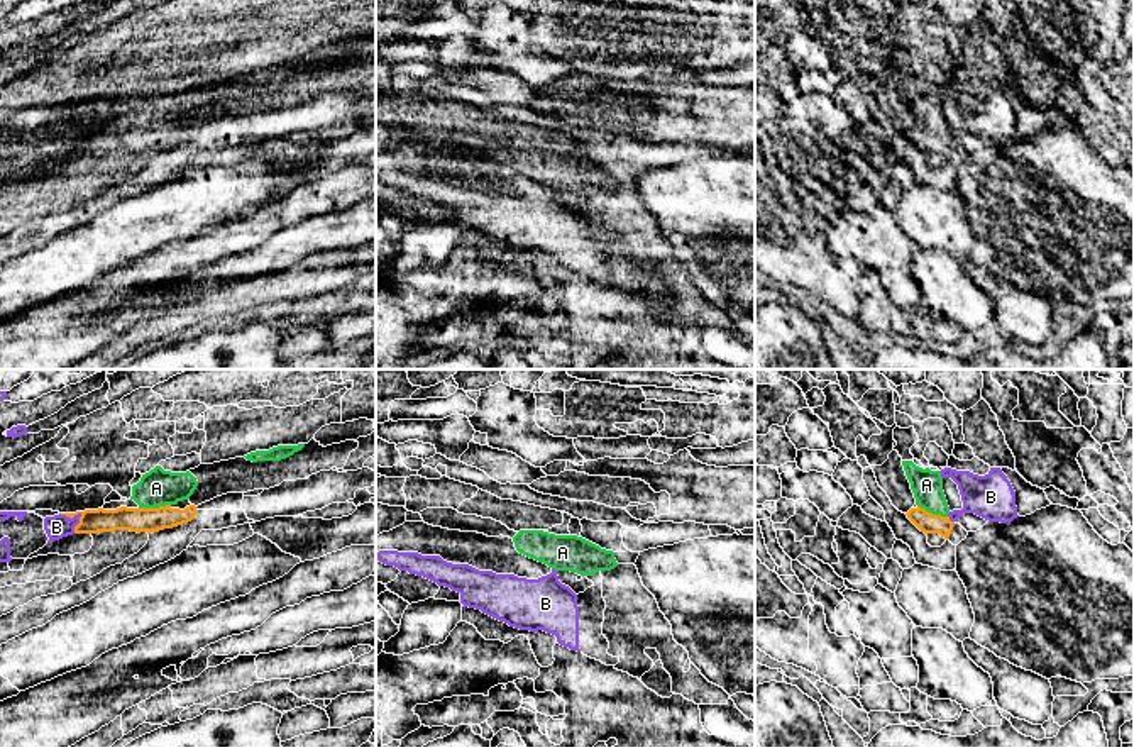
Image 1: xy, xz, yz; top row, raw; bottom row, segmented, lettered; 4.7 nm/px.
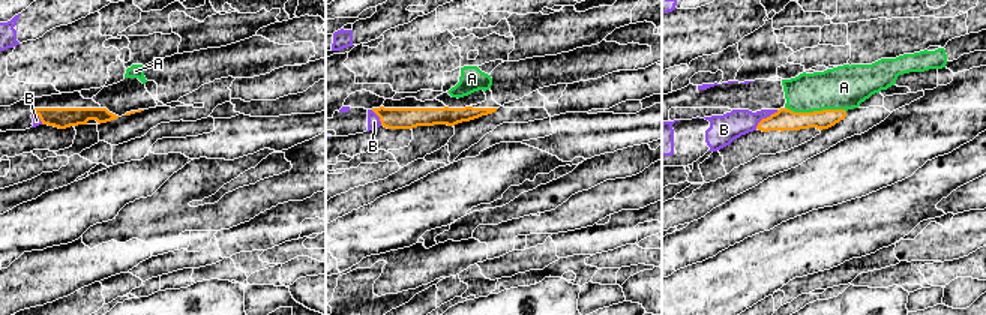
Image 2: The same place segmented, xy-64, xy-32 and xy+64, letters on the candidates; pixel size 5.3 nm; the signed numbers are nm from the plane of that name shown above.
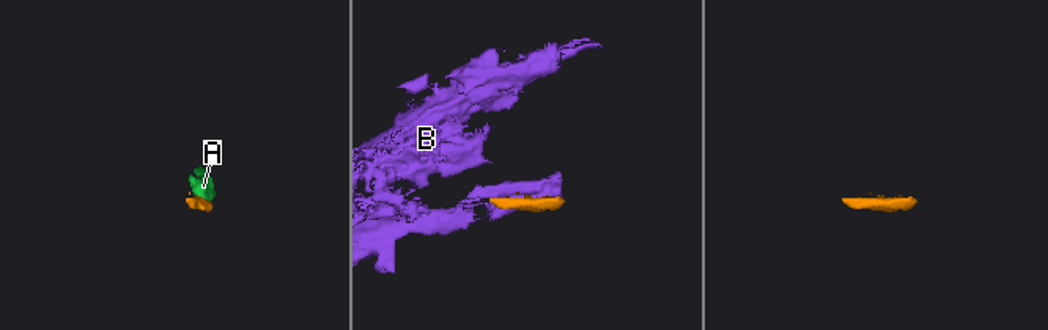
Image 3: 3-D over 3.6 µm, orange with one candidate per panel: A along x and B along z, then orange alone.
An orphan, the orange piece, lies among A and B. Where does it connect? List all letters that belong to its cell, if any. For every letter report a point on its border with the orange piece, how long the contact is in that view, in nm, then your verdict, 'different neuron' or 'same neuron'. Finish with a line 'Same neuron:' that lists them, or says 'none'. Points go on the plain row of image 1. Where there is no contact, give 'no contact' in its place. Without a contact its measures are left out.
A: contact xy (154, 129); length 150 nm; same neuron
B: contact xy (77, 134); length 120 nm; different neuron
Same neuron: A

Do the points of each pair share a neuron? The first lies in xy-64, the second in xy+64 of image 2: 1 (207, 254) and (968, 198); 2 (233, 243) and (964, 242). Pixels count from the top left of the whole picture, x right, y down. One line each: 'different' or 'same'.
1: different
2: same

